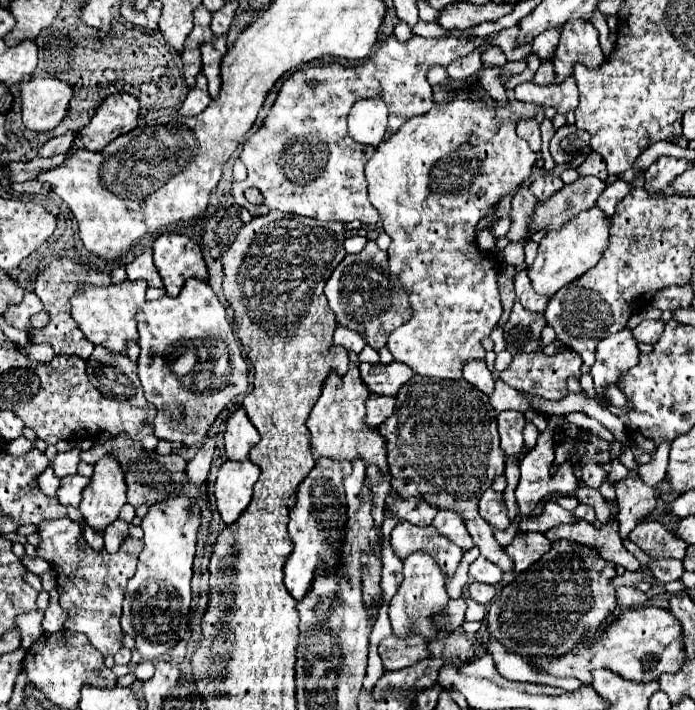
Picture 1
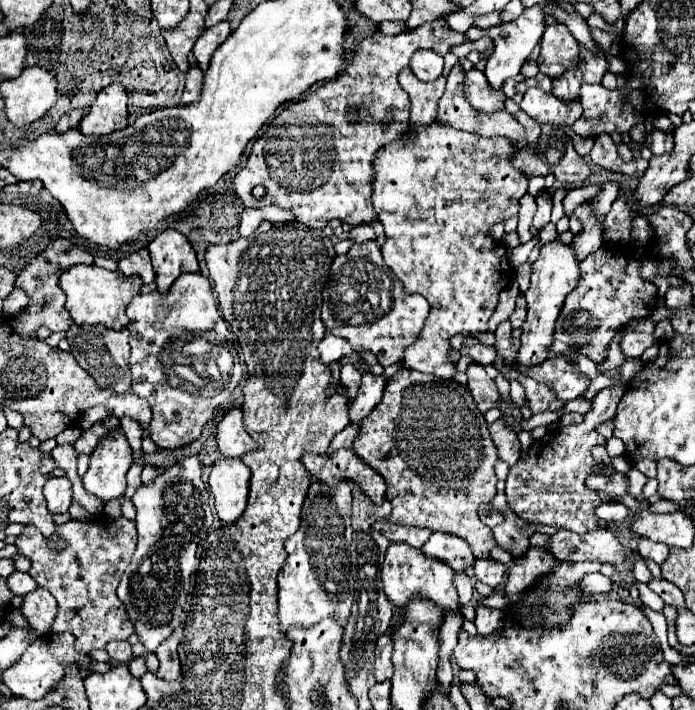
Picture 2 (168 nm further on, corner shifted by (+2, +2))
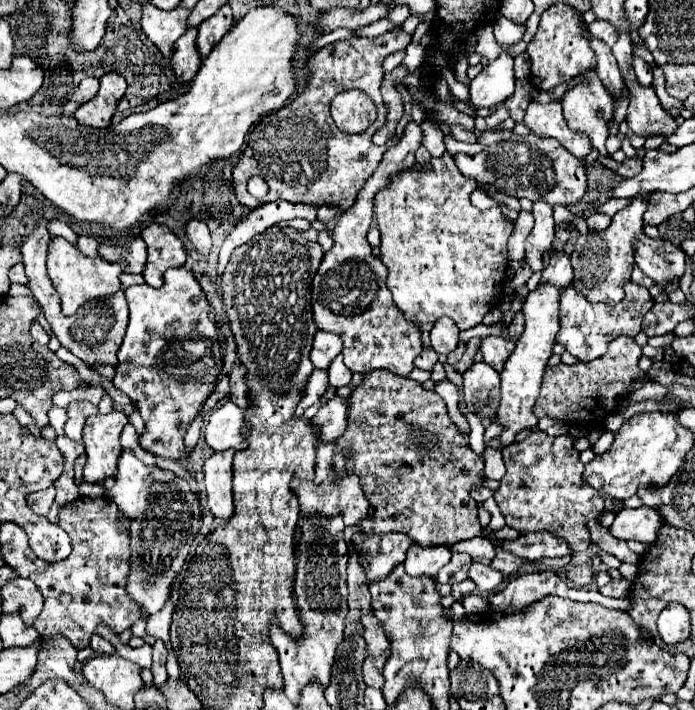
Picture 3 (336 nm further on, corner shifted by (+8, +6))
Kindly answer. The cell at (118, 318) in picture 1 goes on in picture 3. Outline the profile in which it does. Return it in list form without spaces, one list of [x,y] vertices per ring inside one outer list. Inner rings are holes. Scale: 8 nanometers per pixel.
[[[54,239],[48,245],[48,277],[54,289],[60,293],[64,315],[74,315],[84,303],[94,299],[108,299],[116,291],[120,291],[120,275],[124,273],[124,269],[124,263],[108,263],[102,257],[90,259],[82,255],[74,245],[68,245],[66,239]]]

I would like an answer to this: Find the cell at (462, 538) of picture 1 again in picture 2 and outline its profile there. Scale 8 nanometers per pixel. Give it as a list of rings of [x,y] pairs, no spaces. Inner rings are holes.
[[[442,531],[432,533],[432,537],[424,543],[420,551],[430,559],[448,563],[454,571],[466,571],[470,565],[474,565],[474,555],[468,543],[450,533],[442,533]]]

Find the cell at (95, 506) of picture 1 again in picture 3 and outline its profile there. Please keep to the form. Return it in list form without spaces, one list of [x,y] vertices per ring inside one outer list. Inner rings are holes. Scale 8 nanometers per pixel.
[[[112,411],[108,415],[92,415],[84,427],[84,445],[86,445],[86,467],[84,481],[102,483],[108,477],[118,473],[118,459],[122,455],[120,433],[128,423],[128,417],[122,411]]]

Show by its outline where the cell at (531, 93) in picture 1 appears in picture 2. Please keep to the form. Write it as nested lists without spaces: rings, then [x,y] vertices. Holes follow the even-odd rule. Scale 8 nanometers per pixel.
[[[528,89],[520,103],[520,109],[528,113],[538,123],[550,123],[554,127],[572,127],[576,119],[582,115],[582,105],[574,103],[572,107],[556,99],[552,93],[544,93],[542,89]]]

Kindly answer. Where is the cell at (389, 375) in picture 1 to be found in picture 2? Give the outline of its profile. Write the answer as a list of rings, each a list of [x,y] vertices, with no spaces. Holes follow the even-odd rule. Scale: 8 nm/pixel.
[[[364,373],[362,385],[360,385],[356,397],[350,399],[350,403],[348,403],[350,423],[360,423],[376,407],[376,403],[380,403],[384,383],[386,383],[386,379],[382,375]]]

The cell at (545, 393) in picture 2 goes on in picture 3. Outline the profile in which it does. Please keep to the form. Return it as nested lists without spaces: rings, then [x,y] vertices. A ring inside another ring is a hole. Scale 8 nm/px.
[[[620,335],[608,345],[608,353],[588,361],[588,363],[576,363],[576,365],[564,365],[558,363],[556,367],[546,367],[542,385],[540,385],[540,397],[534,405],[534,415],[538,419],[542,417],[554,417],[572,421],[574,425],[582,425],[586,429],[602,429],[604,417],[614,411],[614,407],[624,399],[626,385],[634,377],[644,375],[638,369],[638,359],[642,357],[642,351],[634,337]]]

